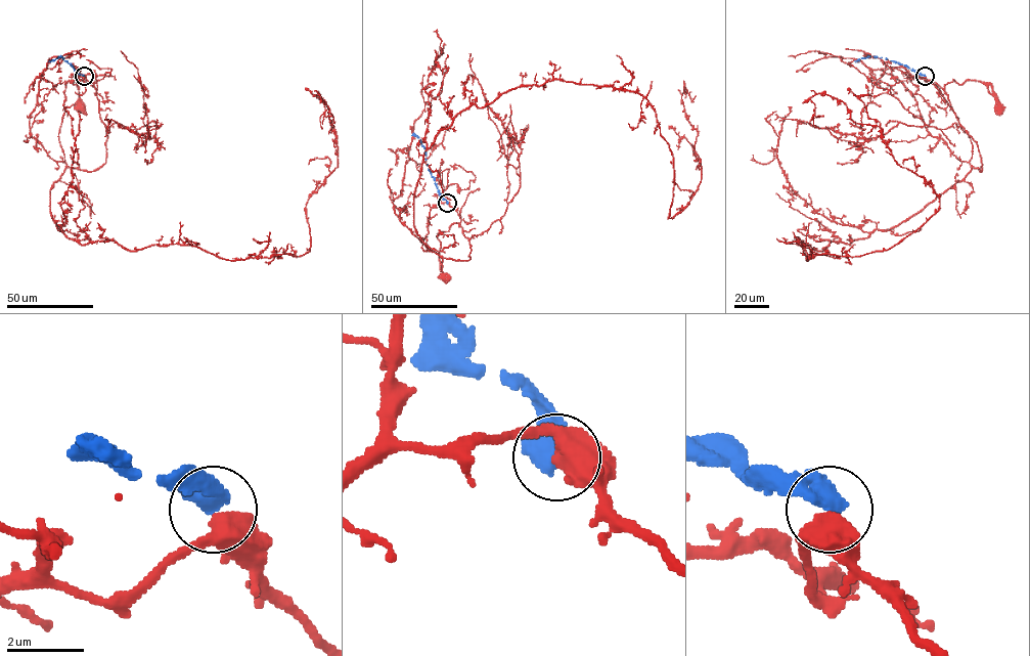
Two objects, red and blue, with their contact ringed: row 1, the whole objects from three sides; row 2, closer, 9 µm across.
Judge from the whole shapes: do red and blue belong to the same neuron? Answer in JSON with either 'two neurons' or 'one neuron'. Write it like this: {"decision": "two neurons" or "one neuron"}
{"decision": "two neurons"}

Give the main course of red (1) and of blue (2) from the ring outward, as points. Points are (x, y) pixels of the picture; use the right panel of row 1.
1: (925, 76), (968, 135), (970, 164), (980, 171), (977, 143), (957, 120), (944, 85), (981, 81), (999, 110)
2: (925, 76), (886, 58), (867, 56), (857, 61)

